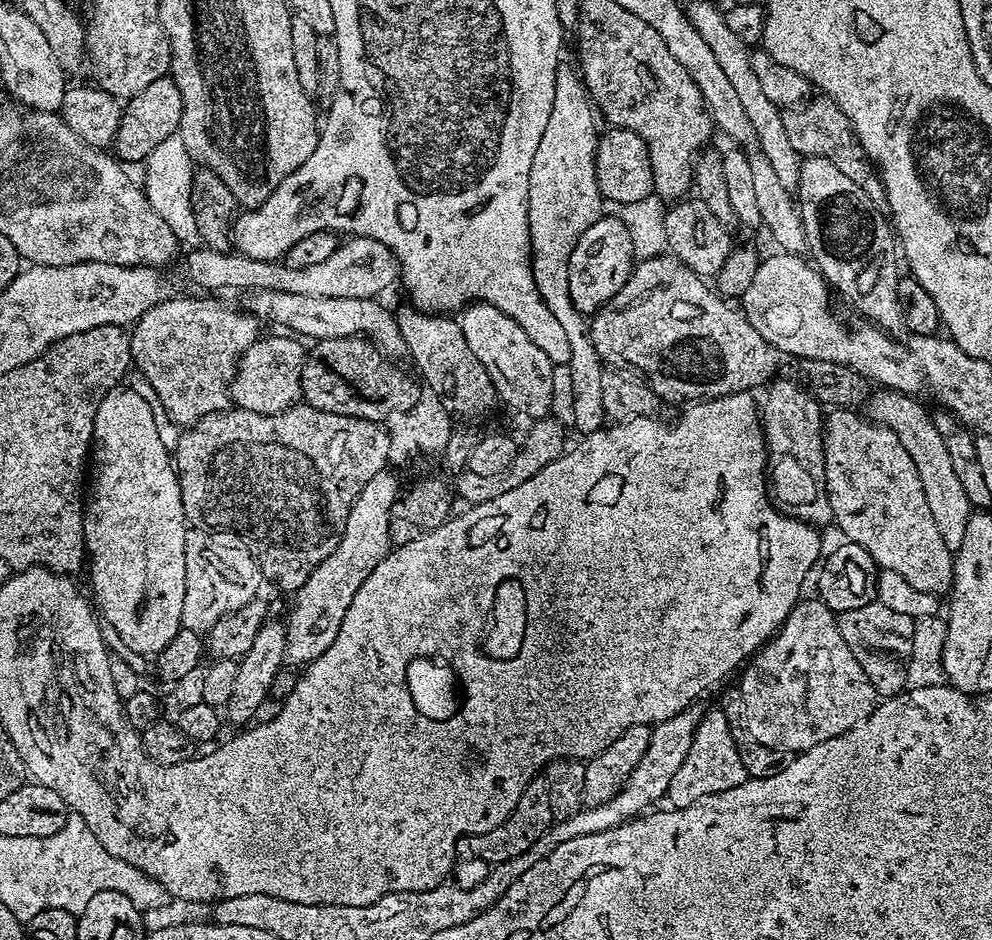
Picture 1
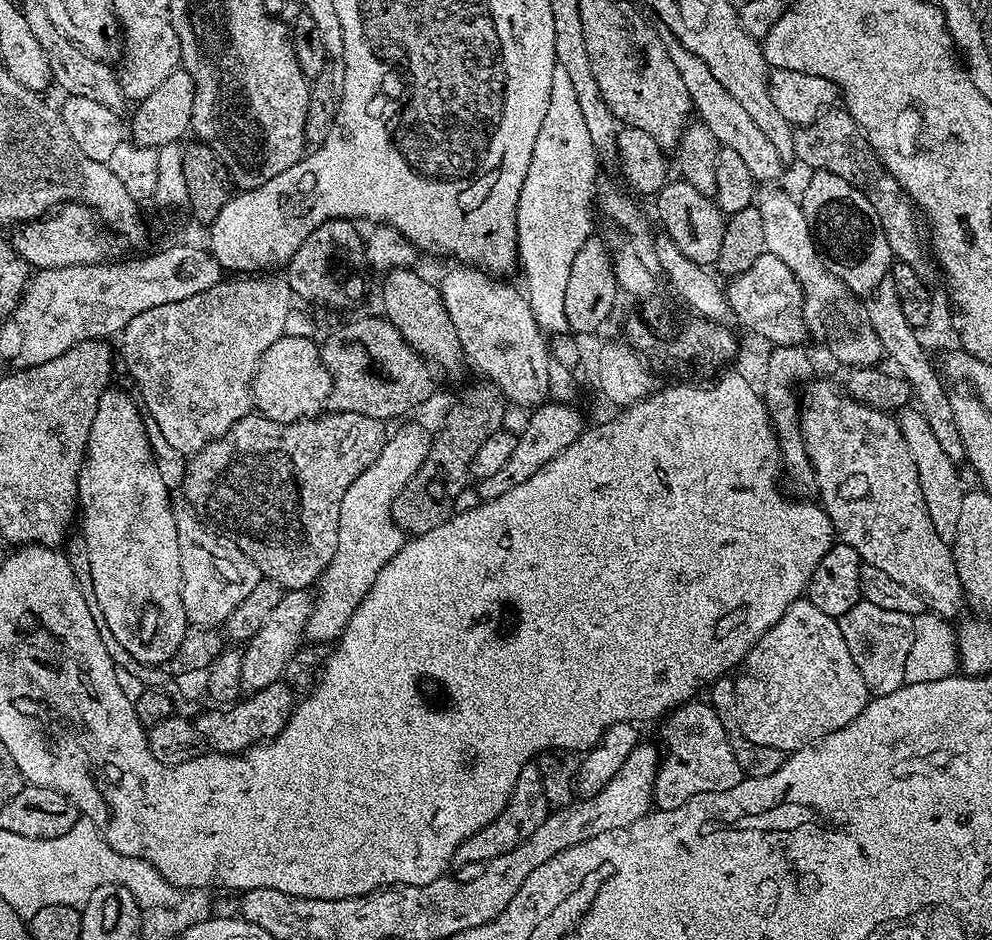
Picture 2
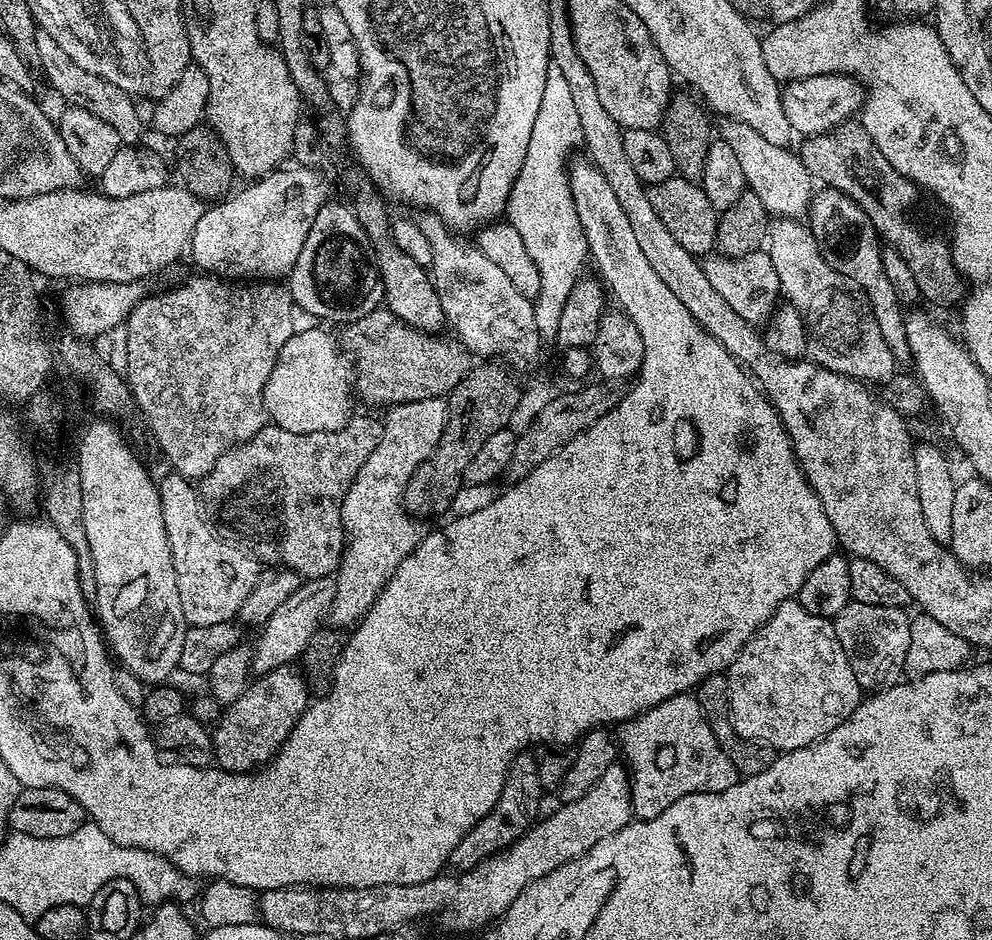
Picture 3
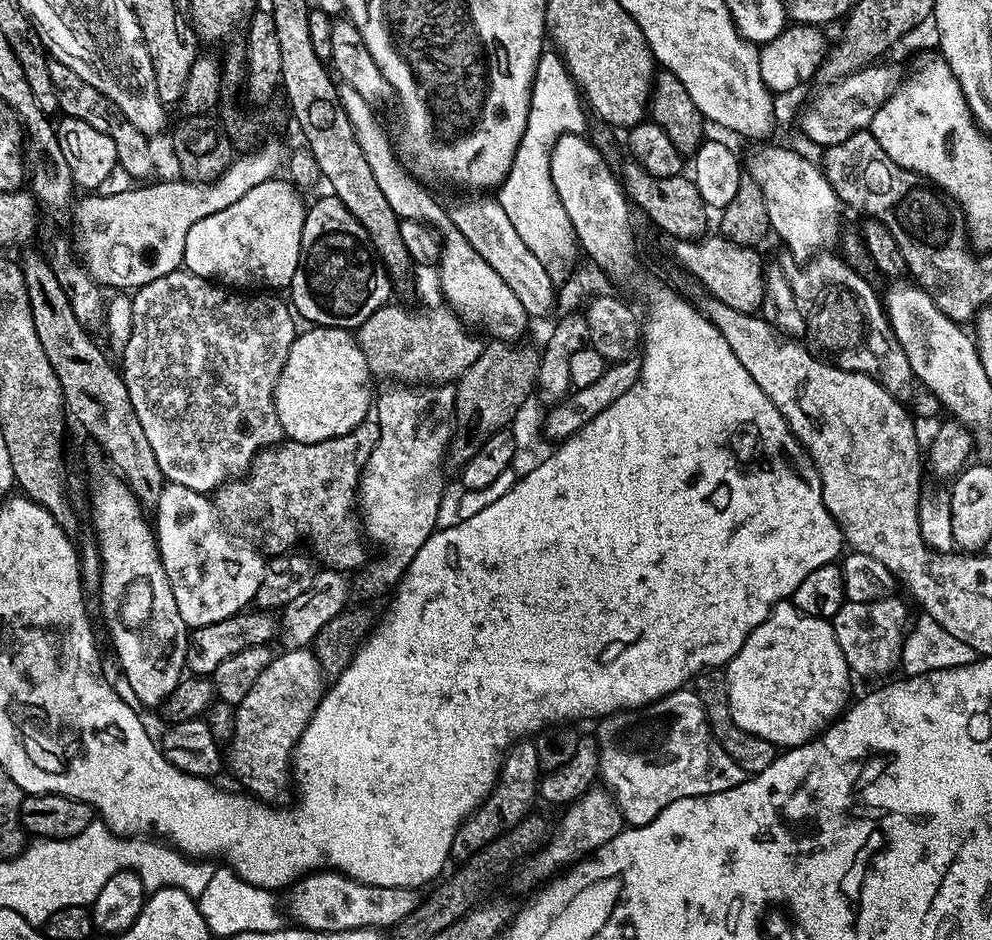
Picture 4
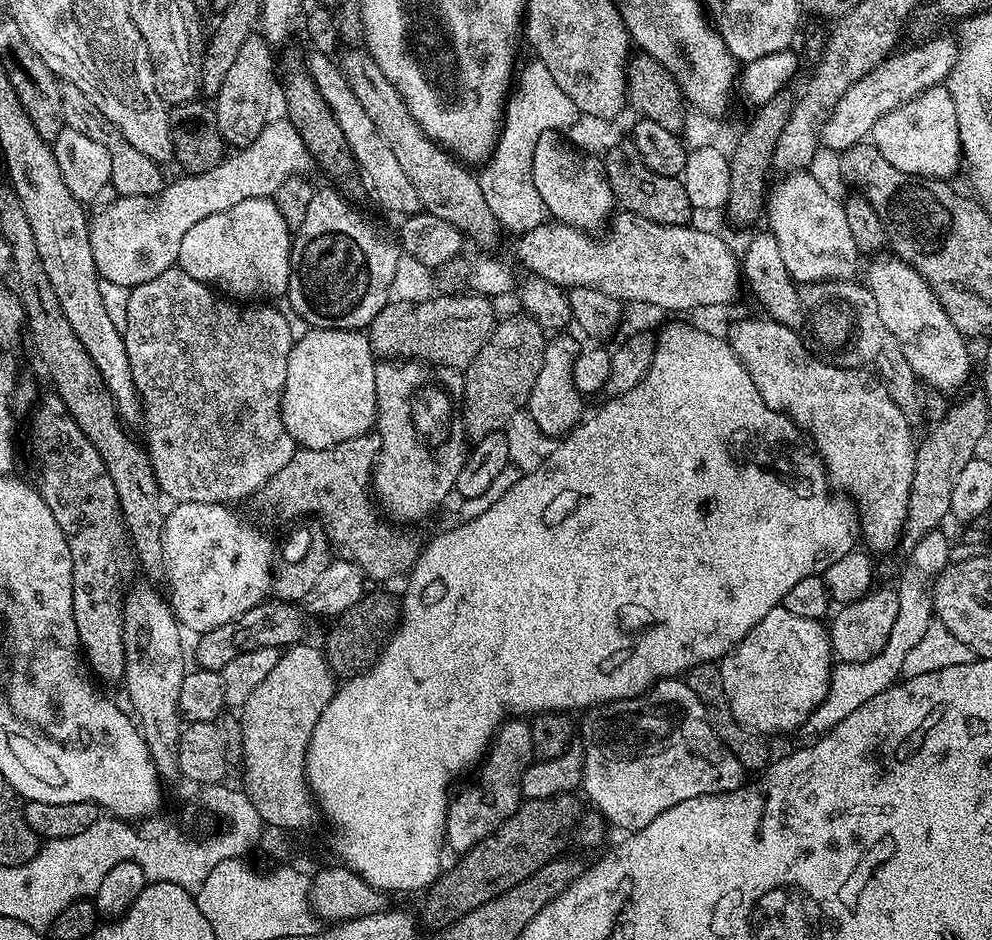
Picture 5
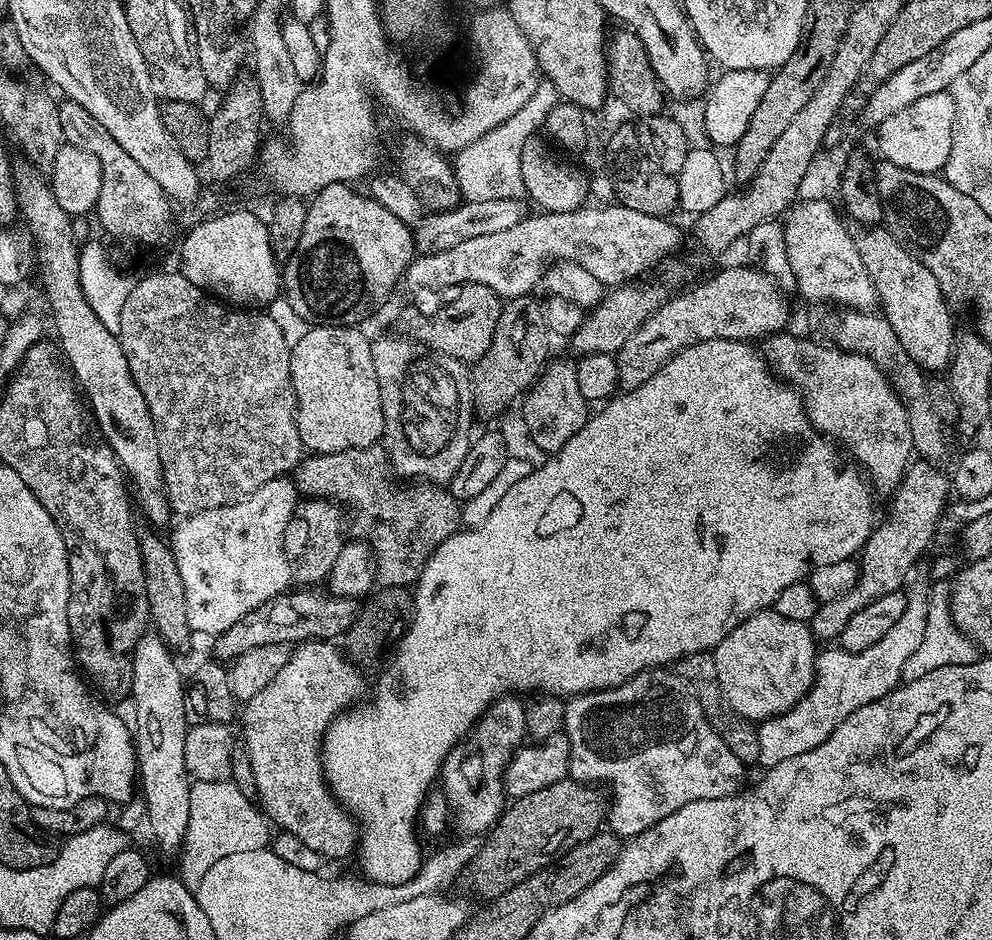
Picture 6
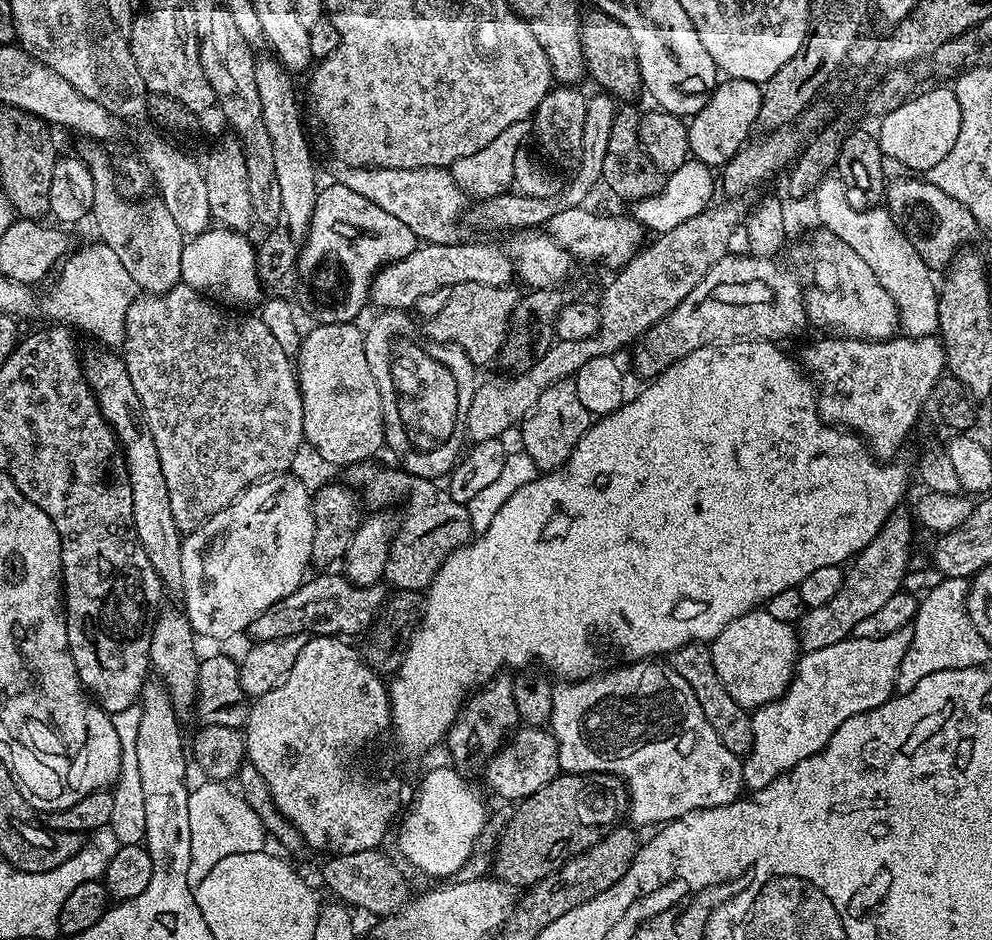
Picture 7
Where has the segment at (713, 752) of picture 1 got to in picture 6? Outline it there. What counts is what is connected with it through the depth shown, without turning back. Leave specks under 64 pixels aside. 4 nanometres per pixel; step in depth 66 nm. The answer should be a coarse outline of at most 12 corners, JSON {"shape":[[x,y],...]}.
{"shape":[[688,683],[571,697],[569,777],[621,838],[732,796],[746,765]]}

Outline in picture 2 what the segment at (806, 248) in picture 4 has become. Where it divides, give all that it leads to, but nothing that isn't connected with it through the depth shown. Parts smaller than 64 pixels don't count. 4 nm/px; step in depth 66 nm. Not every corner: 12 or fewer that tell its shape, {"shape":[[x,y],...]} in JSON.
{"shape":[[667,46],[699,123],[756,182],[779,181],[780,155],[702,58]]}

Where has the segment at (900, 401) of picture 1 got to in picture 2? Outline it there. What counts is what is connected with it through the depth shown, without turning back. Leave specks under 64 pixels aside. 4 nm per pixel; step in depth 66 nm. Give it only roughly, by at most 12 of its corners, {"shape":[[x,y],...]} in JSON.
{"shape":[[919,407],[898,423],[938,538],[952,545],[966,485]]}

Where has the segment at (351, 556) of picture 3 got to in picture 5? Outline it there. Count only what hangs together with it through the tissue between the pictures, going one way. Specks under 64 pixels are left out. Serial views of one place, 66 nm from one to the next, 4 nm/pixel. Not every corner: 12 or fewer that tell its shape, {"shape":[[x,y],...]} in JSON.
{"shape":[[377,363],[375,499],[424,520],[455,493],[463,375]]}

